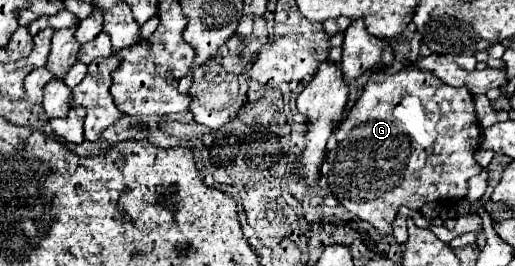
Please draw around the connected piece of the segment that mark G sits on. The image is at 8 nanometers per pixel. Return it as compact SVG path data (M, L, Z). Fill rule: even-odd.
M404 66L396 74L372 72L370 78L368 78L368 82L364 84L362 96L356 100L356 104L348 112L346 120L334 132L334 148L330 148L328 150L328 156L326 156L326 164L328 164L326 180L328 180L328 186L332 190L332 194L334 194L334 198L346 210L350 210L360 220L372 224L382 236L392 236L392 222L394 222L400 206L408 206L410 210L420 210L422 204L426 204L426 202L458 202L458 200L464 200L466 198L466 194L468 194L468 180L472 176L476 176L476 174L482 172L482 166L474 160L474 152L478 148L480 148L480 124L476 120L472 94L466 88L452 88L452 86L444 84L442 80L438 80L432 72L422 70L422 68L416 68L416 66Z

